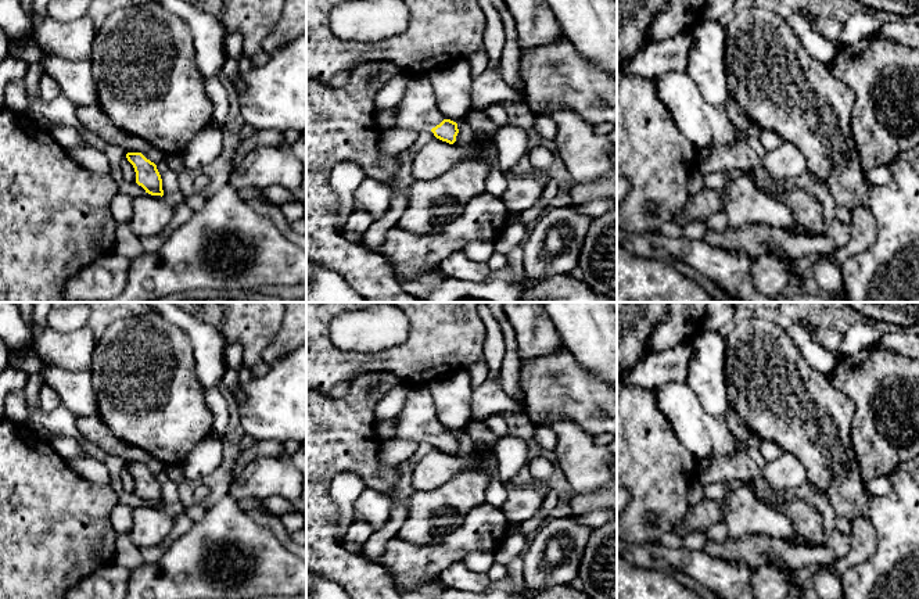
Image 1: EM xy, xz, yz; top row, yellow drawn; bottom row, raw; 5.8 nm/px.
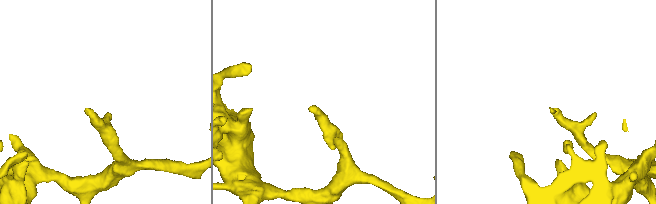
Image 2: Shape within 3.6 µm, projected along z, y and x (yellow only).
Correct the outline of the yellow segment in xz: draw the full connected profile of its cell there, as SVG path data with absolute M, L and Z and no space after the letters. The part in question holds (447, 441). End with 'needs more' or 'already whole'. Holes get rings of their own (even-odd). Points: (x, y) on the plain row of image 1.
M427 384L410 385L408 399L396 417L396 440L428 442L442 452L453 455L459 444L457 434L445 430L437 419L435 403Z; needs more

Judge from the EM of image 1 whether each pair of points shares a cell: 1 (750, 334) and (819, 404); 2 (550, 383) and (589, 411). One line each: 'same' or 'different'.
1: same
2: same

